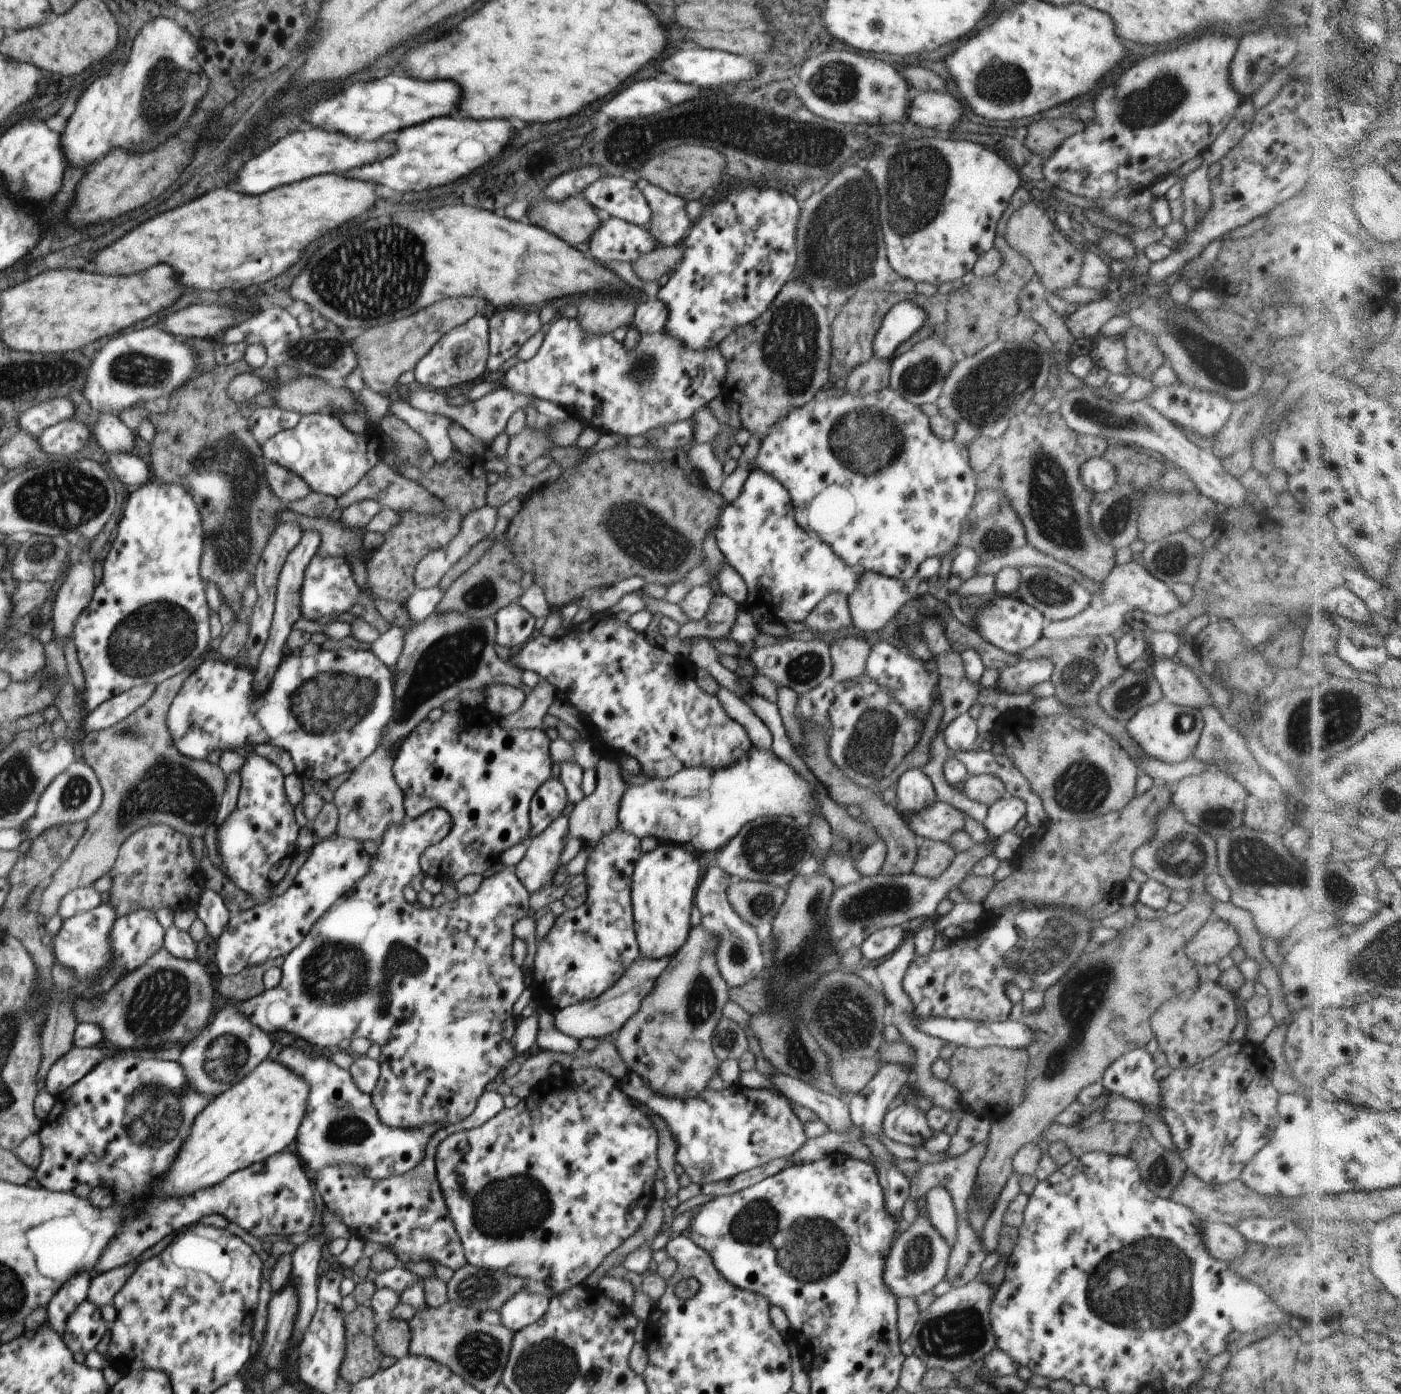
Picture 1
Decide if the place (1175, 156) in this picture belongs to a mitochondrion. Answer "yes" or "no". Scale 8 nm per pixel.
no

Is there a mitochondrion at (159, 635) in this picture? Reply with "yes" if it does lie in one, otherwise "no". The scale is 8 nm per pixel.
yes

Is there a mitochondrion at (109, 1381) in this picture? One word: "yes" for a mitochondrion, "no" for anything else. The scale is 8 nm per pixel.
no

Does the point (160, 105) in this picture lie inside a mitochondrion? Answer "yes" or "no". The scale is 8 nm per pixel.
yes

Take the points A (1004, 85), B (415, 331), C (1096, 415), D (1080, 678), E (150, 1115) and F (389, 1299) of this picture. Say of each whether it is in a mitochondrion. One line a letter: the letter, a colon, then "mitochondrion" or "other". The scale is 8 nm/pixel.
A: mitochondrion
B: mitochondrion
C: mitochondrion
D: mitochondrion
E: mitochondrion
F: other

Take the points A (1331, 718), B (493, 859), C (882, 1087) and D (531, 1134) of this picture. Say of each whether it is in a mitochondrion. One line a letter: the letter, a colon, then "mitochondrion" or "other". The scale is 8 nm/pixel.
A: mitochondrion
B: other
C: other
D: other

